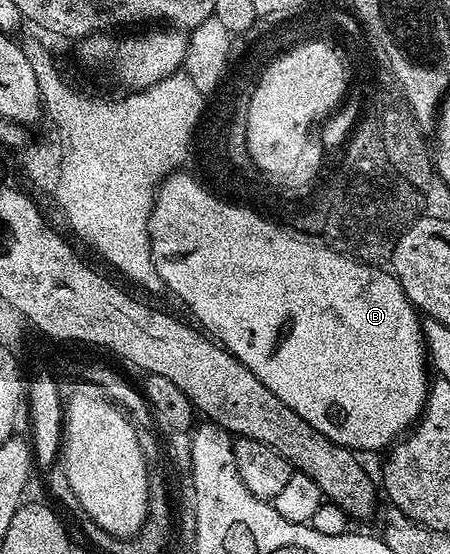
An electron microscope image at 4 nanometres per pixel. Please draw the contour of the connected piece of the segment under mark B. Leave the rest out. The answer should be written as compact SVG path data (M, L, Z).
M173 172L160 183L156 203L152 205L152 215L148 221L148 234L152 237L152 263L154 268L158 268L158 276L166 290L168 286L174 297L181 298L192 309L193 316L197 318L195 321L247 370L252 370L254 376L258 376L258 380L262 380L262 384L266 384L266 388L270 388L270 392L274 392L274 396L278 396L278 400L286 404L286 408L298 412L298 416L302 416L302 420L306 420L310 428L318 428L322 436L334 440L339 446L347 446L353 452L380 450L388 445L391 447L394 440L420 421L430 385L430 359L426 353L422 318L406 296L396 275L367 262L360 266L344 262L344 258L336 258L336 254L324 254L320 246L304 246L300 238L294 237L291 229L283 230L284 226L279 221L271 222L270 219L263 218L259 209L251 205L235 206L235 201L225 200L203 181L199 182L188 174L180 173L184 172Z

